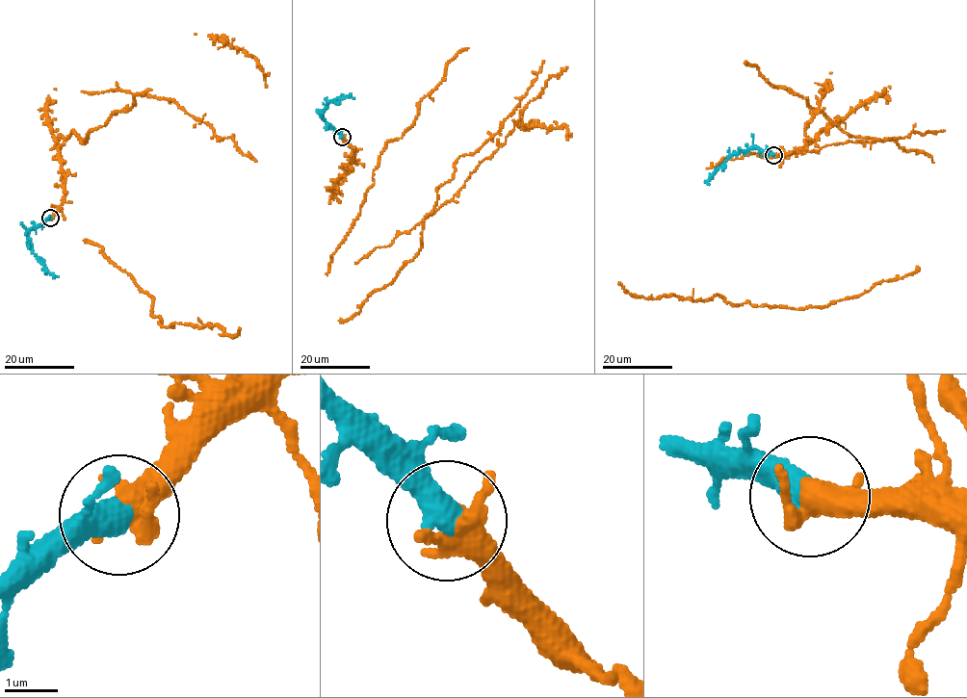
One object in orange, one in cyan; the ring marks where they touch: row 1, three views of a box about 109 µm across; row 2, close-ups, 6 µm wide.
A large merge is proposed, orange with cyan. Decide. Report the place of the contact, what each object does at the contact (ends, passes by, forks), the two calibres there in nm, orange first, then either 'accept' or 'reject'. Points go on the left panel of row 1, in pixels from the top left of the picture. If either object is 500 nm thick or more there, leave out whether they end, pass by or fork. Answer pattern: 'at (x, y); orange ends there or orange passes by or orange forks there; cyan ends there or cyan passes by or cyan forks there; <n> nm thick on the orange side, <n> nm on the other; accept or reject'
at (50, 218); 420 nm thick on the orange side, 550 nm on the other; accept

